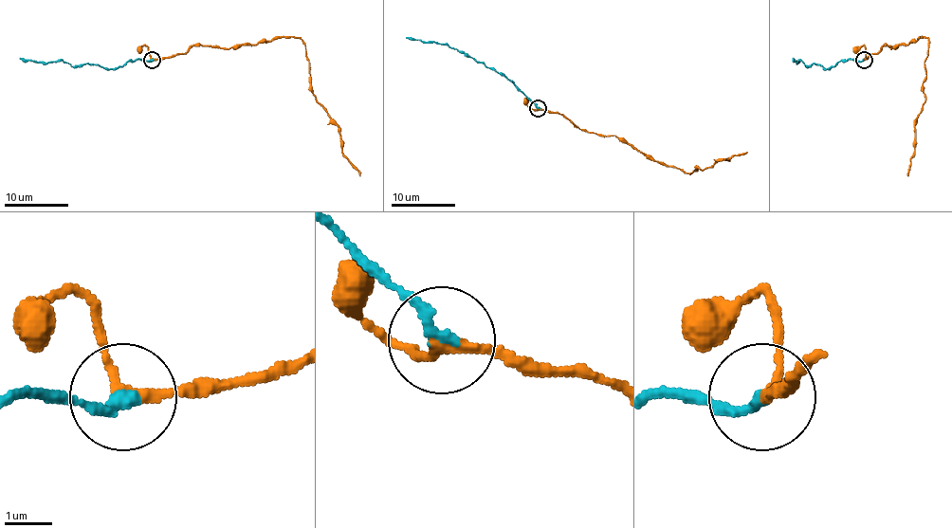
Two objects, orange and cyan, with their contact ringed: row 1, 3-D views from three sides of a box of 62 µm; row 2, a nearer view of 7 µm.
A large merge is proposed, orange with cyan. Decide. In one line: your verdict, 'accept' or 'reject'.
accept

